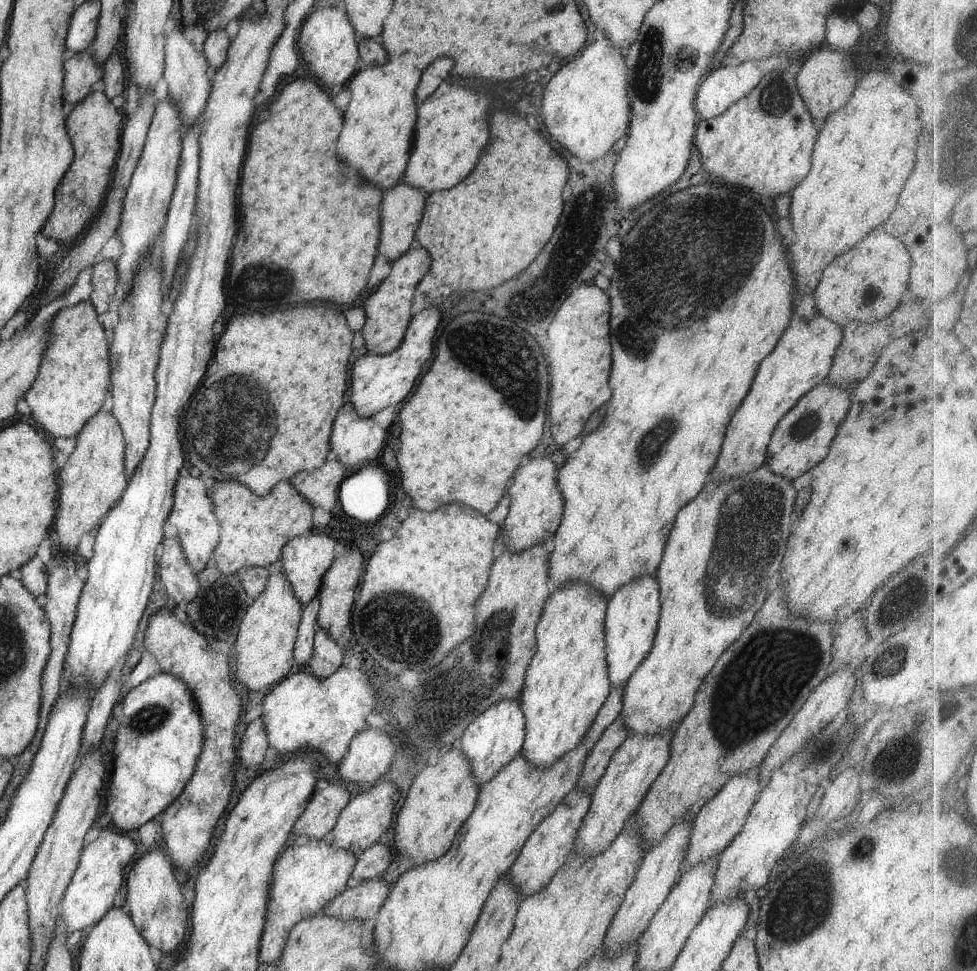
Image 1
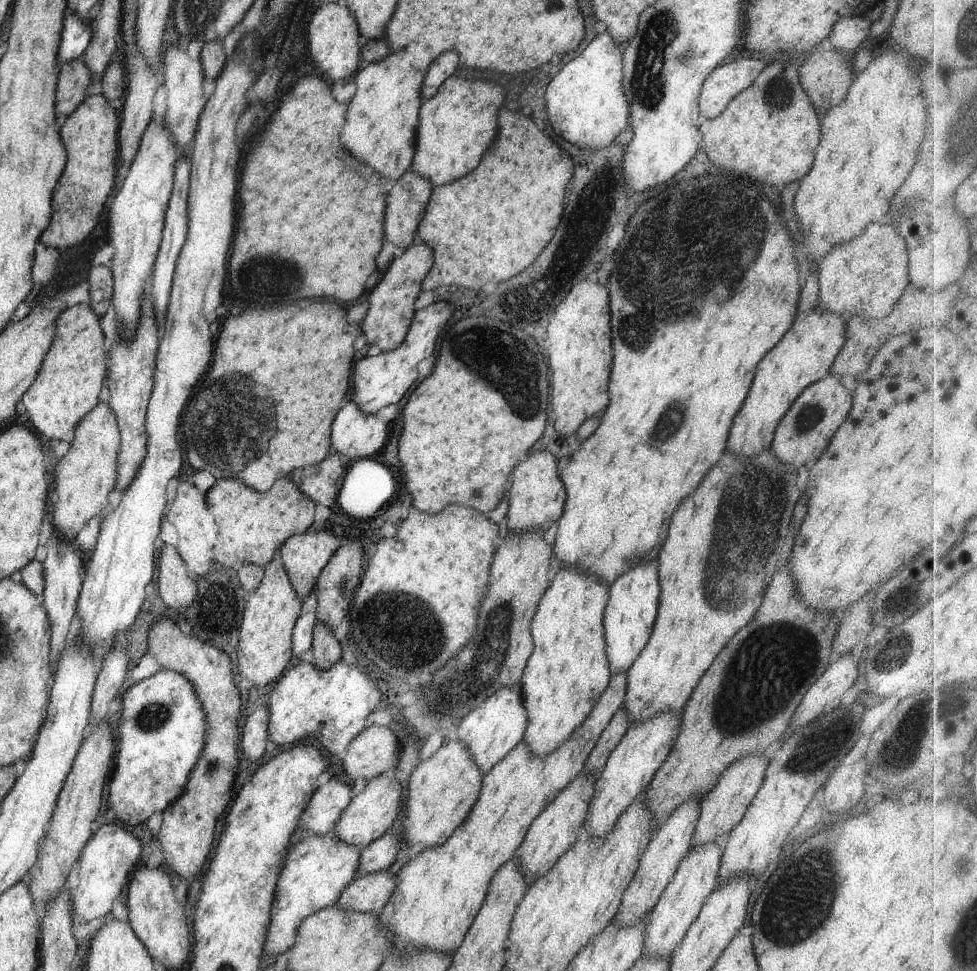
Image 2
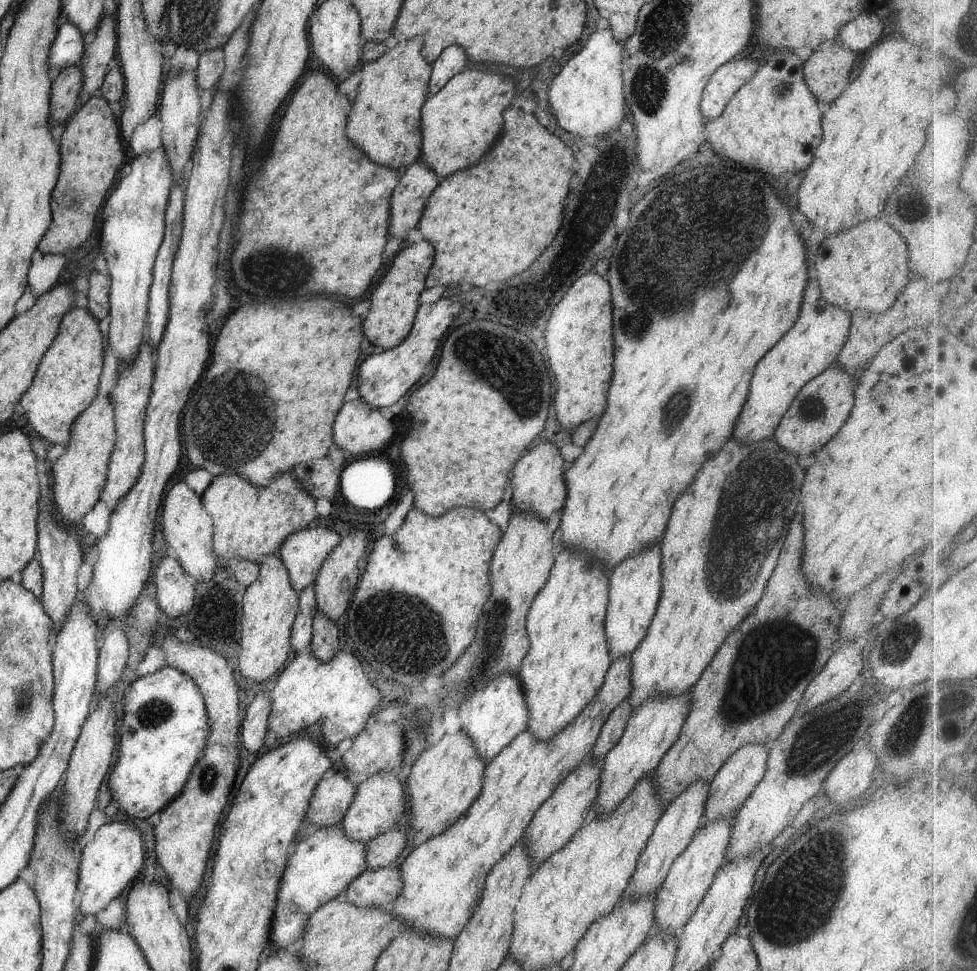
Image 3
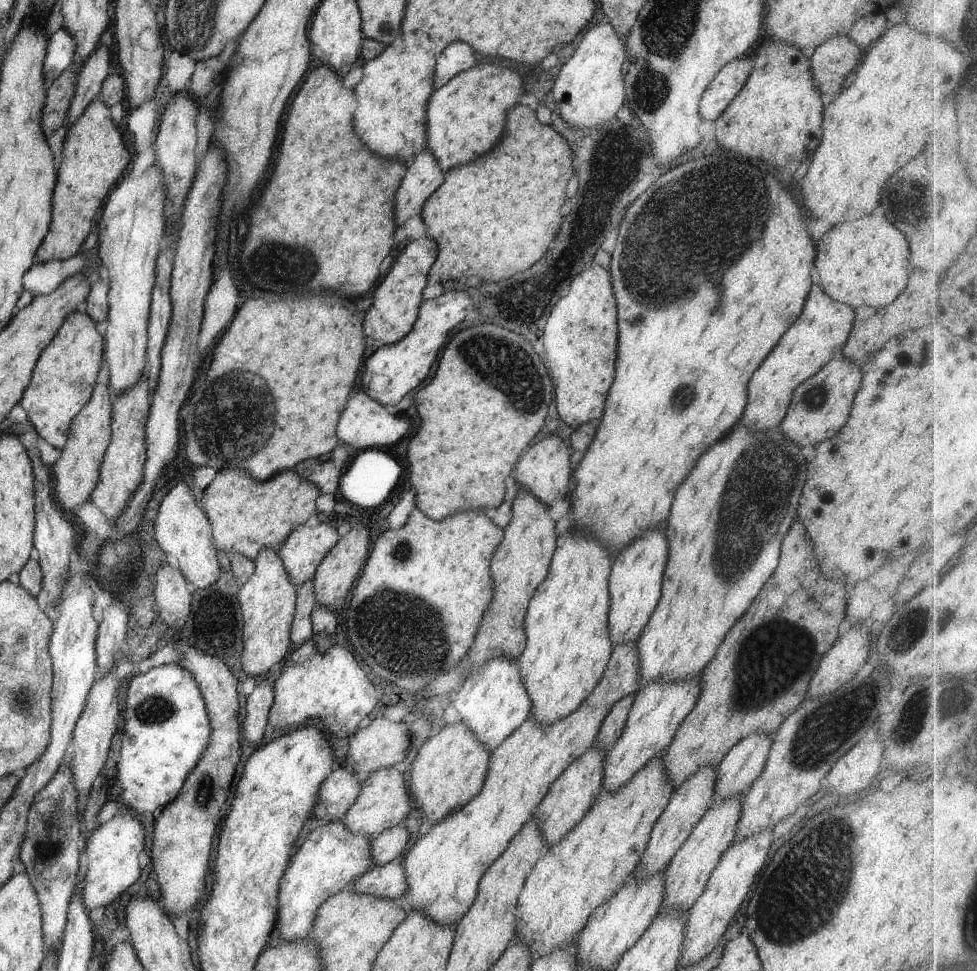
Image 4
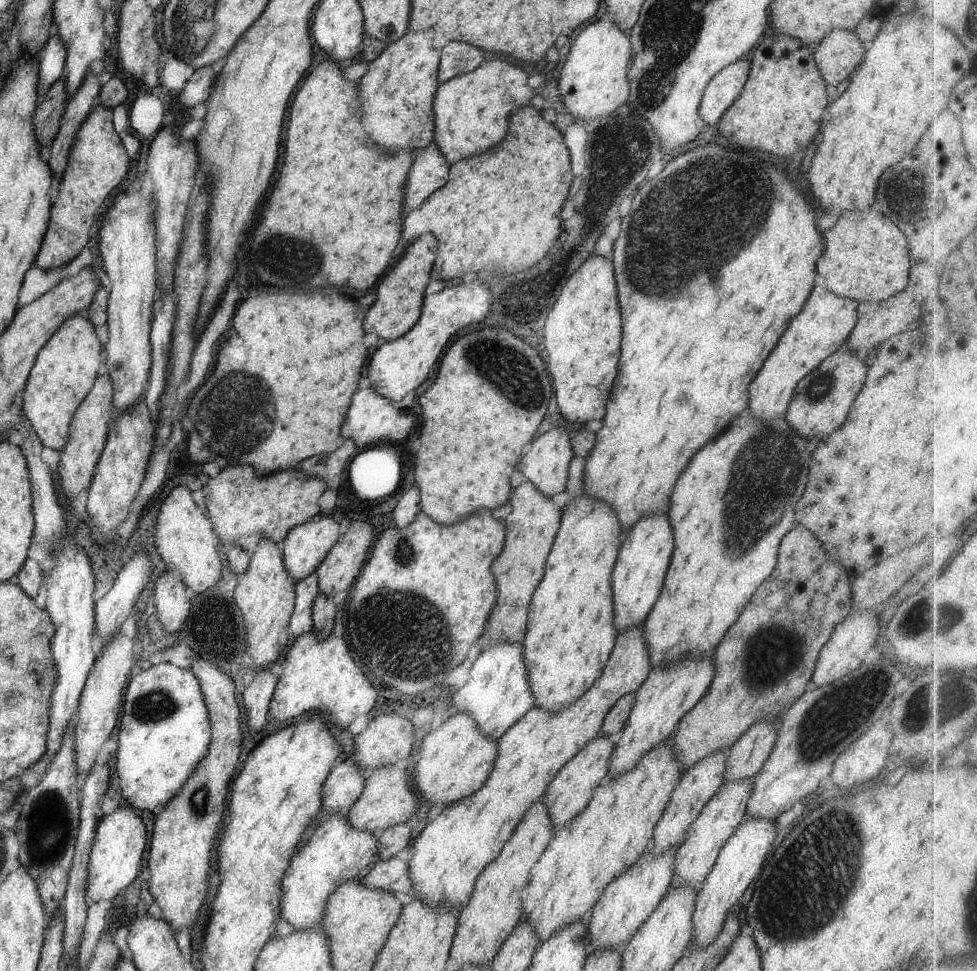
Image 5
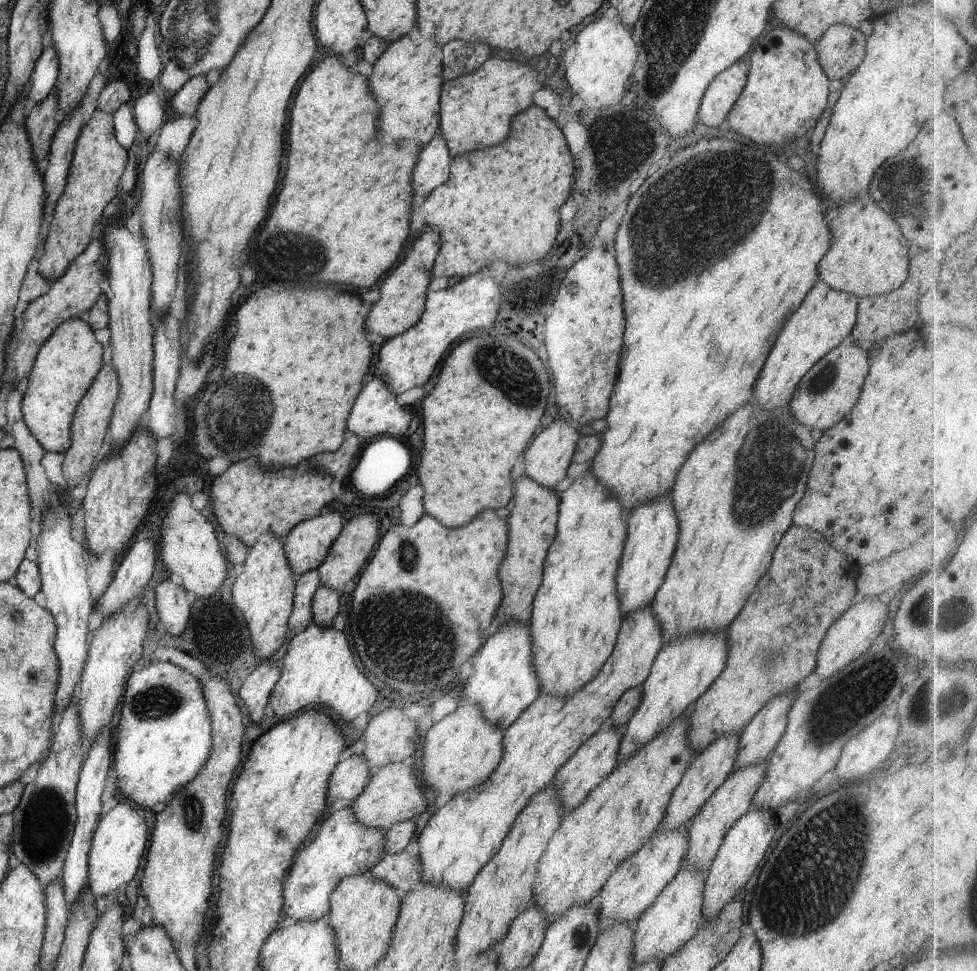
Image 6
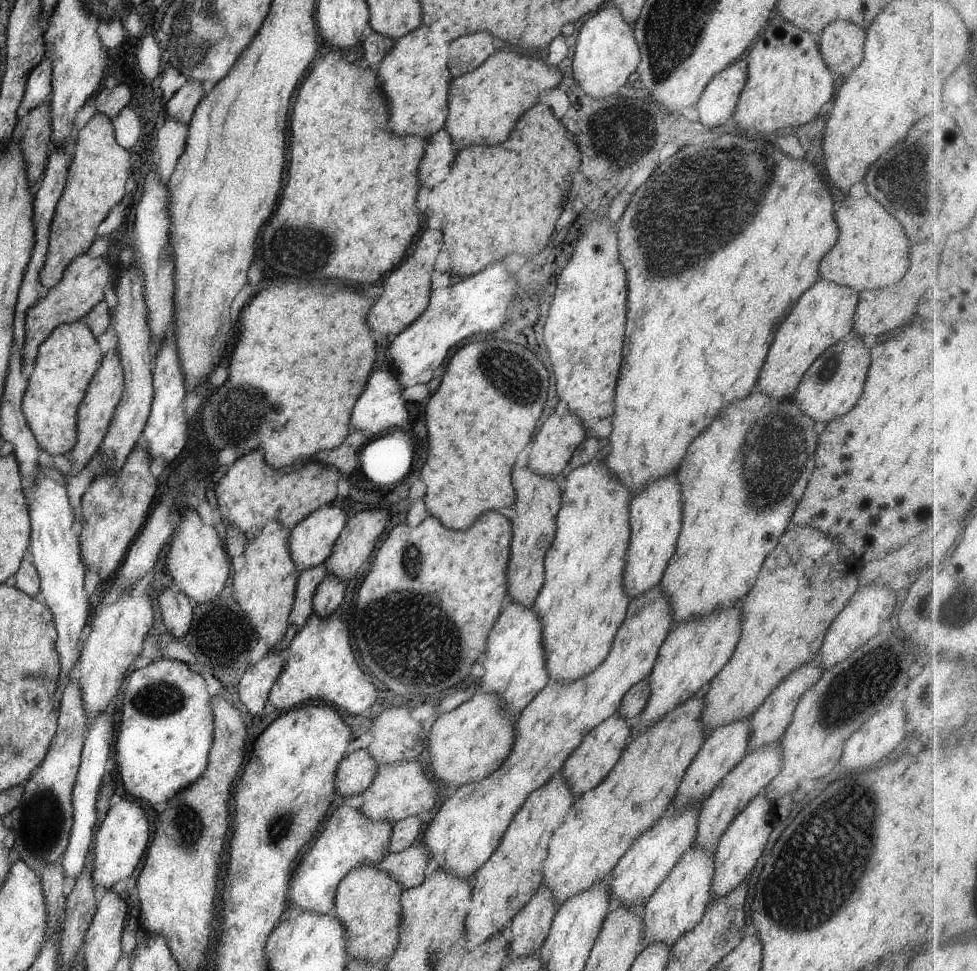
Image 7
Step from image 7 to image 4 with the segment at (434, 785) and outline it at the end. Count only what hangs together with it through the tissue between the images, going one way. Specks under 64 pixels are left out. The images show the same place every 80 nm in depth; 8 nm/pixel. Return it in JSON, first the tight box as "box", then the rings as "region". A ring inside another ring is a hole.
{"box":[341,767,412,838],"region":[[[388,767],[377,770],[361,782],[357,799],[350,805],[341,821],[352,834],[375,838],[386,829],[402,824],[412,810],[410,794],[402,773],[394,767]]]}

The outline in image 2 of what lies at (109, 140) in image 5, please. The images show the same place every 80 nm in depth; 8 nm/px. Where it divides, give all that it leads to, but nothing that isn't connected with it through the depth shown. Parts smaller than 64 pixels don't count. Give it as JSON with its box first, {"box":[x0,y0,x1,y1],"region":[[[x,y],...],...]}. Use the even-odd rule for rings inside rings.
{"box":[42,60,128,251],"region":[[[113,60],[101,78],[102,93],[86,98],[62,126],[62,136],[66,136],[66,144],[70,144],[70,168],[65,168],[66,176],[62,176],[62,184],[58,184],[58,192],[54,192],[54,224],[50,224],[46,236],[42,236],[44,244],[60,251],[78,246],[90,236],[98,224],[100,212],[106,208],[110,190],[115,187],[121,120],[108,101],[126,96],[128,78],[124,76],[120,62]]]}

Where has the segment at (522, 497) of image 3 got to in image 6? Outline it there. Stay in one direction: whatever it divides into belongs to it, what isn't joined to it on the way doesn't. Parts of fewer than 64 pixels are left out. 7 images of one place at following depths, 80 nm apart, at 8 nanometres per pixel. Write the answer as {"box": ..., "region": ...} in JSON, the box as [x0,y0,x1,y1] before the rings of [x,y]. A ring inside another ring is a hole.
{"box":[524,420,583,492],"region":[[[569,420],[553,421],[532,442],[529,442],[524,452],[525,476],[543,487],[557,492],[558,483],[566,477],[566,470],[573,462],[576,441],[580,438],[583,431],[574,426]]]}

